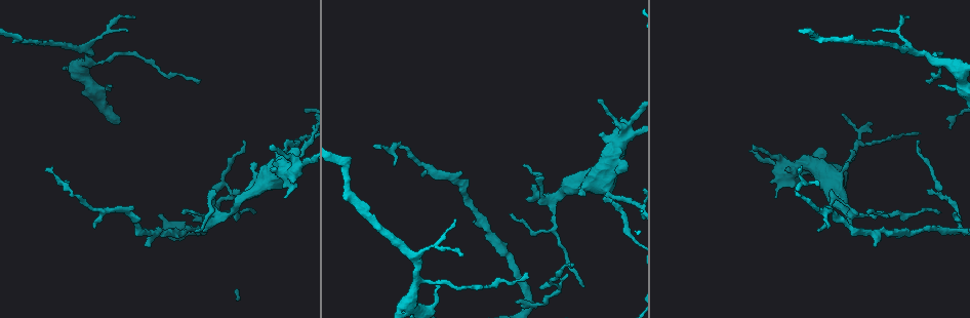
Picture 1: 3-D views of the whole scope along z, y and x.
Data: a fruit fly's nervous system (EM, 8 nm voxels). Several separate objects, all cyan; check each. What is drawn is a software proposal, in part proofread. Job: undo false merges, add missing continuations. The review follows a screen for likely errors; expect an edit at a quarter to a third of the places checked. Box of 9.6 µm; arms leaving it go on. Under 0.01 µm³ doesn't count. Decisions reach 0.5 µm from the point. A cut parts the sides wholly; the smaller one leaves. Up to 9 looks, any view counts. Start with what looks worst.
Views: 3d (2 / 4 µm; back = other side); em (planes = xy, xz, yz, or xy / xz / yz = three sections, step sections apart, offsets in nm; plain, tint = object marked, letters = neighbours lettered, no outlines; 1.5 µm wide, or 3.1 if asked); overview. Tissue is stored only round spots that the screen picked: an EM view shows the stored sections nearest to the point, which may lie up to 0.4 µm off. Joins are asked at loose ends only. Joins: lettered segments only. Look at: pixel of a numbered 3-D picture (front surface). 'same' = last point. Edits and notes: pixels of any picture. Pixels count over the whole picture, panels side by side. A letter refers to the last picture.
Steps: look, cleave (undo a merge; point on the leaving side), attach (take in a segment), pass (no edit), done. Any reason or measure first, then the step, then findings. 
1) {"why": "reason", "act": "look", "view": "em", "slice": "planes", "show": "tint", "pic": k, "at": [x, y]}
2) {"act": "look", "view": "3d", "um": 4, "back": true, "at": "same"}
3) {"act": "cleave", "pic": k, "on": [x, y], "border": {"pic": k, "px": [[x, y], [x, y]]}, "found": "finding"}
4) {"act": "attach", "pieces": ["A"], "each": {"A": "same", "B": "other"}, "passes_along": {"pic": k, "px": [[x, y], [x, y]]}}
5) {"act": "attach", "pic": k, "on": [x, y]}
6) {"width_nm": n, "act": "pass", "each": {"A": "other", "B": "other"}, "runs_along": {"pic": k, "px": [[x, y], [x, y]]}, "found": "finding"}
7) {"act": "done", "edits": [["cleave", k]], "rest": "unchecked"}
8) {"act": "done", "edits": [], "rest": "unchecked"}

{"why": "branch stops here", "act": "look", "view": "3d", "um": 4, "pic": 1, "at": [528, 202]}

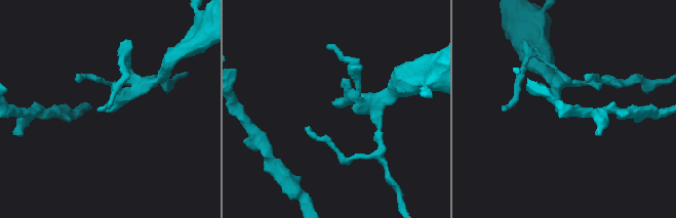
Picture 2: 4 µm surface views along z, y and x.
{"act": "look", "view": "em", "slice": "planes", "show": "letters", "pic": 2, "at": [336, 106]}

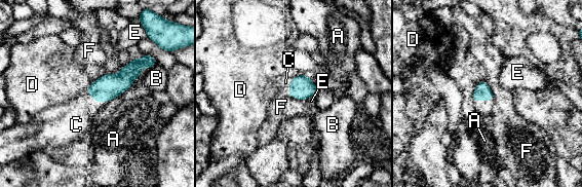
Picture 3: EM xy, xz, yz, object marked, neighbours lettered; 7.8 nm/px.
{"width_nm": 130, "act": "attach", "pieces": ["C"], "each": {"A": "other", "B": "other", "C": "same", "D": "other", "E": "other", "F": "other"}, "found": "the neuron continues"}

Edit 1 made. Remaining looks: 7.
{"why": "redraw", "act": "look", "view": "overview"}

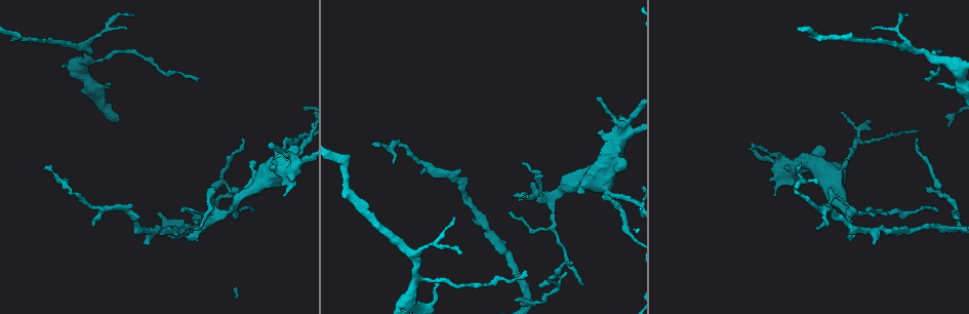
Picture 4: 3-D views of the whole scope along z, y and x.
{"why": "free end", "act": "look", "view": "em", "slice": "planes", "show": "letters", "pic": 4, "at": [372, 143]}

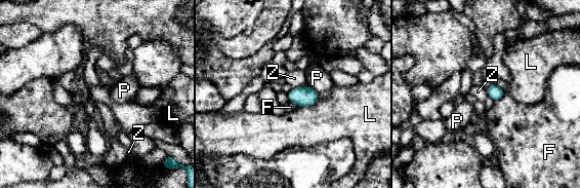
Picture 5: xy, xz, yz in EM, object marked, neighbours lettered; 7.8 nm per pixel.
{"width_nm": 110, "act": "pass", "each": {"F": "other", "L": "other", "P": "other", "Z": "other"}, "border": {"pic": 5, "px": [[306, 85], [294, 87]]}, "found": "none of them fits"}

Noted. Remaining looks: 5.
{"why": "abrupt turn", "act": "look", "view": "3d", "um": 4, "pic": 4, "at": [230, 194]}

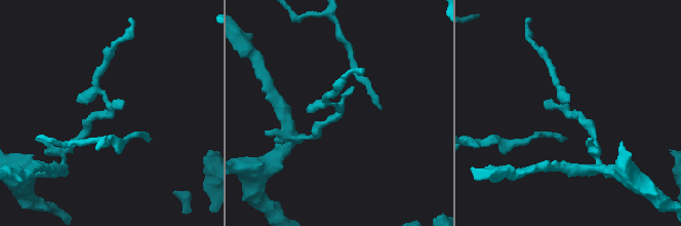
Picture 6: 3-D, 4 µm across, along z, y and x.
{"act": "look", "view": "em", "slice": "yz", "step": 4, "show": "tint", "pic": 6, "at": [108, 110]}

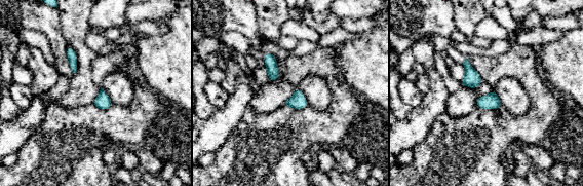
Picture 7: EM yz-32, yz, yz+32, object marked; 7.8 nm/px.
{"why": "see the neighbours", "act": "look", "view": "em", "slice": "yz", "step": 4, "show": "letters", "at": "same"}

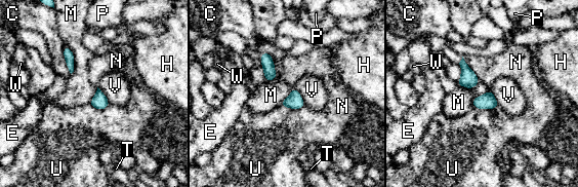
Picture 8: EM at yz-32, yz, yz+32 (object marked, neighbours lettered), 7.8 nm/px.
{"act": "pass", "each": {"C": "other", "E": "other", "H": "other", "M": "other", "N": "other", "P": "other", "T": "other", "U": "other", "V": "other", "W": "other"}, "border": {"pic": 8, "px": [[65, 44], [73, 54], [71, 74]]}, "found": "continuous, no second neuron"}

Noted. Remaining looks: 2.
{"why": "branch stops here", "act": "look", "view": "3d", "um": 4, "pic": 4, "at": [460, 254]}

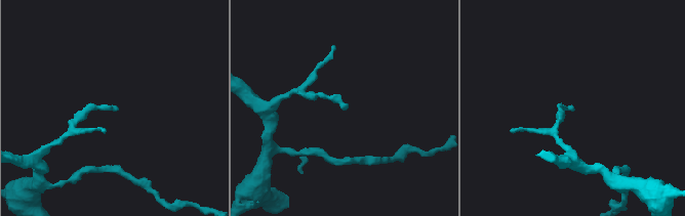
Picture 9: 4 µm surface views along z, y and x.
{"why": "shape alone is not enough", "act": "look", "view": "em", "slice": "planes", "show": "letters", "pic": 9, "at": [344, 109]}

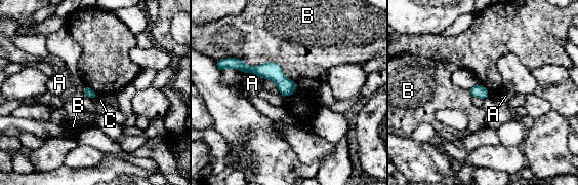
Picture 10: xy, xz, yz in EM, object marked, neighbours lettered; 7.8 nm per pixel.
{"act": "pass", "each": {"A": "other", "B": "other", "C": "other"}, "border": {"pic": 10, "px": [[98, 95], [92, 100]]}, "found": "none of them fits"}

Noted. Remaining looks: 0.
{"act": "done", "edits": [["attach", 3]], "rest": "unchecked"}

